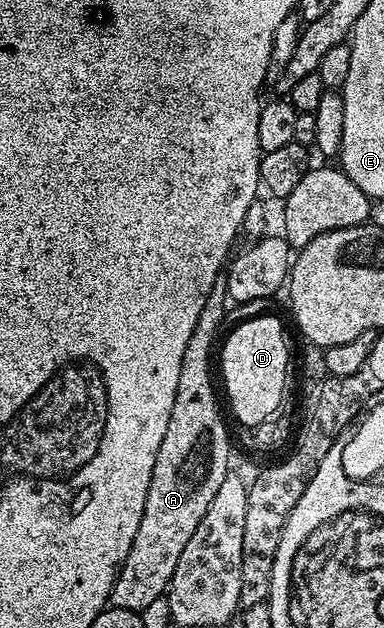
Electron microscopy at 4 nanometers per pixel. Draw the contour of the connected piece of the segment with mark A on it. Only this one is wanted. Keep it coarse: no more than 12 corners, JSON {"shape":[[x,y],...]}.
{"shape":[[226,283],[184,348],[144,516],[110,593],[140,612],[231,469],[210,353]]}

